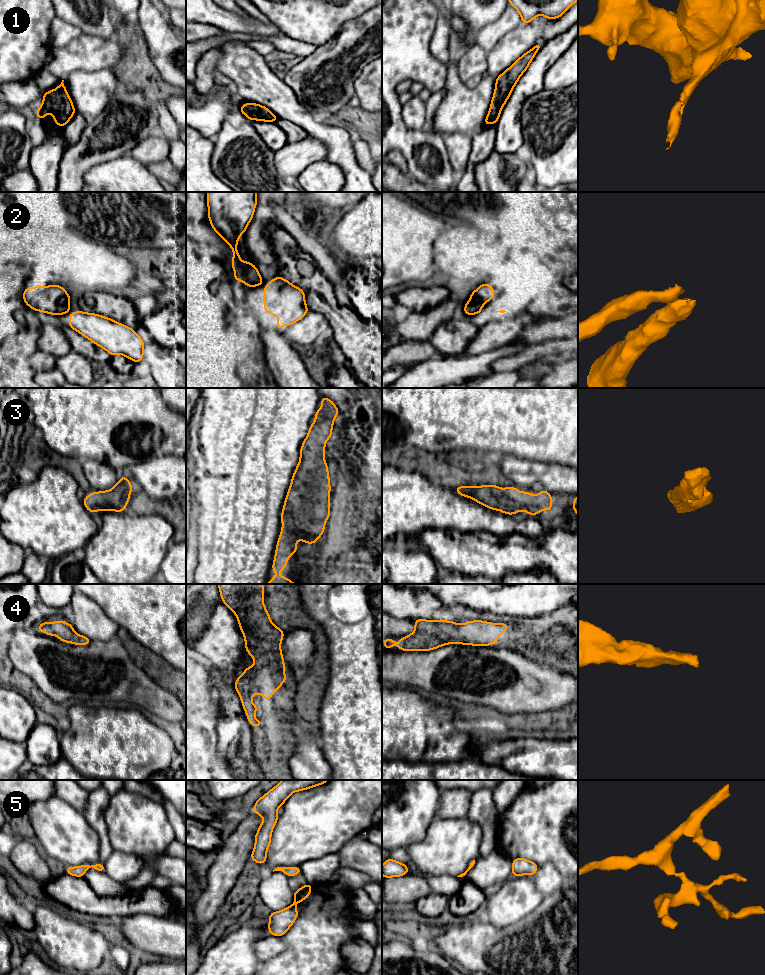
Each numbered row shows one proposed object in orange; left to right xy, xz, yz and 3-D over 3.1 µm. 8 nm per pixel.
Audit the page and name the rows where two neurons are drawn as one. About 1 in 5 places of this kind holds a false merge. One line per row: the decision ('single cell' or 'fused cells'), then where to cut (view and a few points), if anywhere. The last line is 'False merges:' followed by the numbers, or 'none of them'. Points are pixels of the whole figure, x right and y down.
1: single cell; no cut
2: fused cells; cut in yz along (479, 310), (475, 313)
3: single cell; no cut
4: single cell; no cut
5: single cell; no cut
False merges: 2

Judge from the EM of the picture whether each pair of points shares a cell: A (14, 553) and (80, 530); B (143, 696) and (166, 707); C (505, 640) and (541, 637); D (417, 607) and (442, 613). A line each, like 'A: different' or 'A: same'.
A: different
B: same
C: same
D: same

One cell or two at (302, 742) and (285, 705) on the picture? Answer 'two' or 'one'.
two

